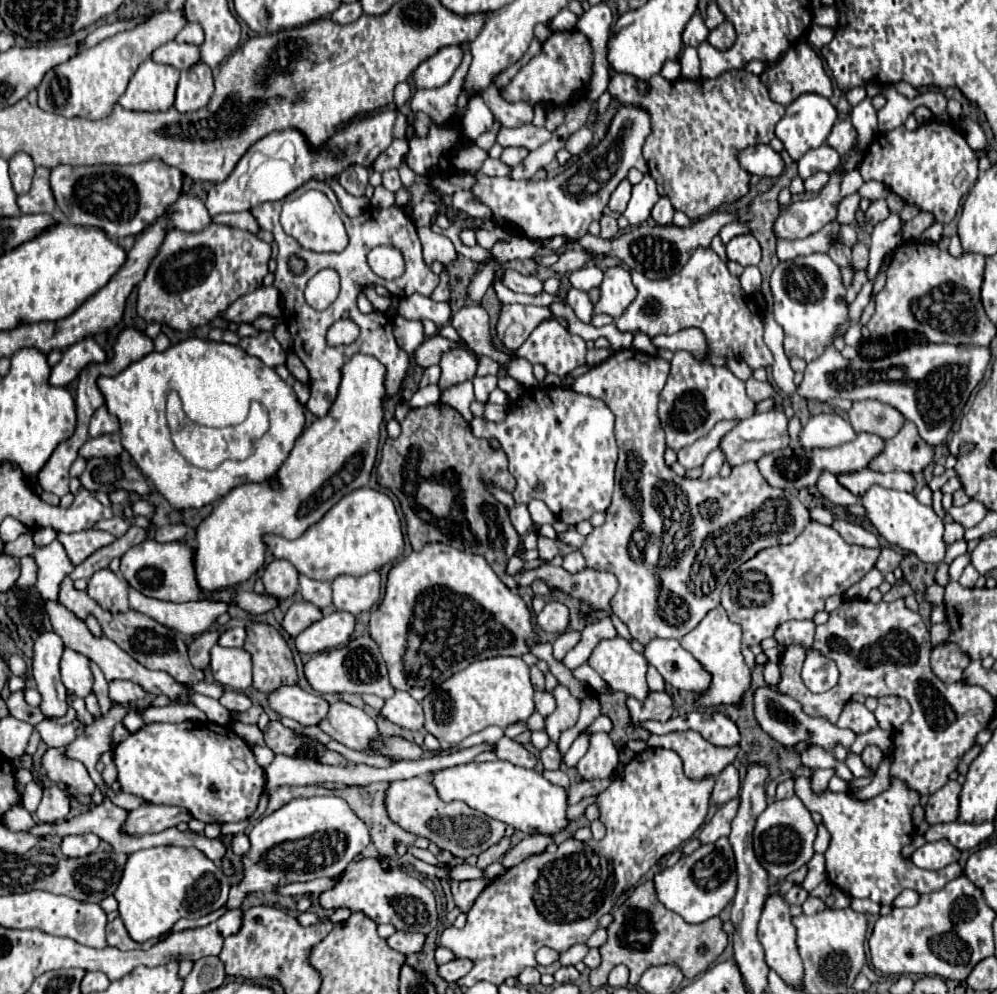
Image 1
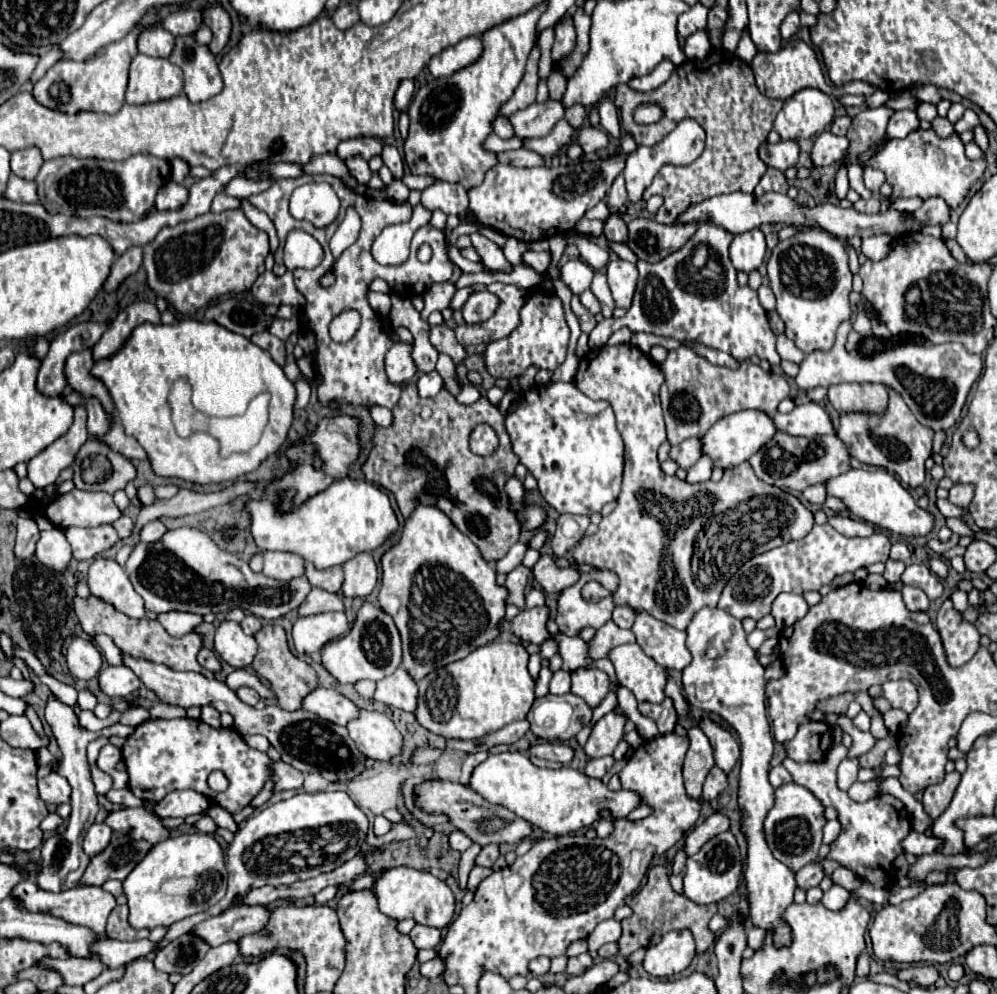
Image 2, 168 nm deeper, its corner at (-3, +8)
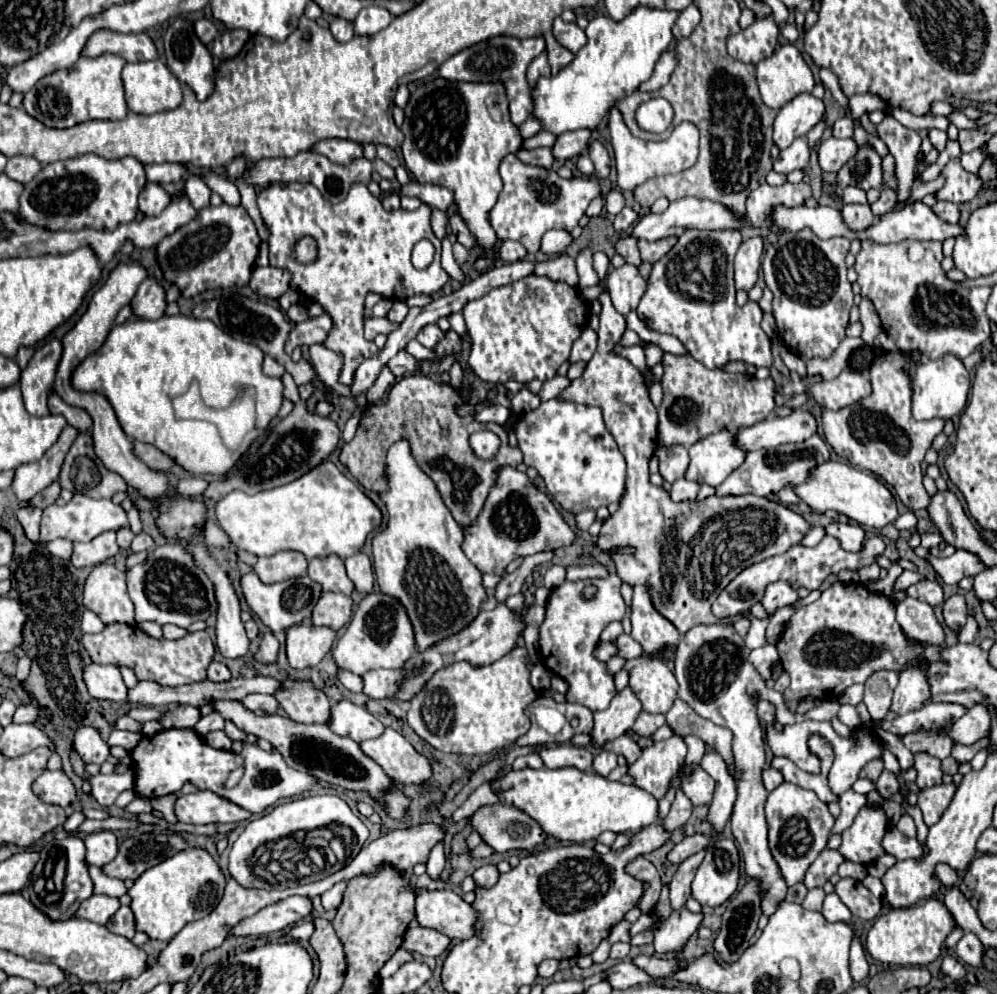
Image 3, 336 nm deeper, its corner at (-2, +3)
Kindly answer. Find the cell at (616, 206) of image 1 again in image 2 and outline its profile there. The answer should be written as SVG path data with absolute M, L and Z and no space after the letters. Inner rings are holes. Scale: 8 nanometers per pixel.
M618 175L610 193L608 193L608 199L606 199L608 207L614 207L614 209L620 209L624 203L626 203L626 185L624 185L624 175Z

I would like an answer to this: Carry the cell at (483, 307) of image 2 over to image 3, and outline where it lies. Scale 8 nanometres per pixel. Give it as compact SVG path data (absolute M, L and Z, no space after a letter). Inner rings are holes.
M529 274L523 280L493 288L487 296L479 300L471 300L463 308L463 318L467 322L469 336L471 336L468 360L473 372L483 382L489 382L489 384L505 384L509 380L529 384L535 378L545 382L557 374L557 368L567 360L573 342L581 336L583 324L587 324L589 320L589 304L585 308L585 300L579 296L577 288L573 288L573 296L571 296L569 284L555 282L547 276Z

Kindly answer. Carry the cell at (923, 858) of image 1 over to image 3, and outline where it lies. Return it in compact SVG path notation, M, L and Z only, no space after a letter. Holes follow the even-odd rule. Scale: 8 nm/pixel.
M891 826L887 834L881 838L881 846L887 854L895 856L897 860L909 860L921 856L921 844L917 842L917 838L903 836L895 826Z

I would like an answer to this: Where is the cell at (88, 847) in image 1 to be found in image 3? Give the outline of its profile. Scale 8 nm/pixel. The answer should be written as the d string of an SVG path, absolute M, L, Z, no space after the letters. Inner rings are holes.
M101 830L85 836L85 860L93 866L107 866L117 856L117 838L113 832Z

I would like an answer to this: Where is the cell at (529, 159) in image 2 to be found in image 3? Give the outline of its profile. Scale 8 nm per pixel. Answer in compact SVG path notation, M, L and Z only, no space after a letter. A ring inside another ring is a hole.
M521 148L517 152L517 156L525 164L535 164L535 166L543 166L543 168L551 168L553 162L555 162L555 158L551 154L551 148L533 148L533 150Z

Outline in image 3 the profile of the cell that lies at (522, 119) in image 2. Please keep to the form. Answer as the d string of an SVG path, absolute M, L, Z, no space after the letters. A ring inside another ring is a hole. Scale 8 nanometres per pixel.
M495 36L481 44L461 50L459 54L451 56L447 62L441 64L439 74L445 80L453 82L497 82L505 84L505 96L511 104L511 122L521 126L527 120L527 108L531 108L531 96L527 96L527 66L539 52L543 52L545 40L543 38L527 38L519 40L513 36Z

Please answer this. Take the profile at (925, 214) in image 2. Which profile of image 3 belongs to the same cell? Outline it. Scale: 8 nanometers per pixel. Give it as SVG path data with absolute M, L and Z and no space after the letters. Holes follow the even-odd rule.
M939 200L935 206L933 206L933 212L941 218L941 220L947 220L951 224L957 224L959 222L959 204L953 204L953 202L943 202Z

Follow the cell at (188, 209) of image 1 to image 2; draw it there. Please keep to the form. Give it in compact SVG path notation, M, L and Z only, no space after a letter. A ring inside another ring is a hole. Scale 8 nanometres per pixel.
M166 183L156 195L156 209L158 211L176 211L188 203L188 189L180 183Z

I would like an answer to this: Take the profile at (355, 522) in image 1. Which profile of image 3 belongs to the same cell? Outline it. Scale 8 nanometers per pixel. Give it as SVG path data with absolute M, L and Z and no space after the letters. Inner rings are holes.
M323 462L319 464L319 468L313 468L311 472L307 472L307 476L301 476L299 480L257 492L253 496L235 490L215 504L215 516L219 526L229 534L231 542L239 550L251 552L255 556L273 556L275 552L297 550L305 554L307 560L329 554L335 554L339 558L353 556L355 552L361 550L367 534L381 526L381 518L383 518L379 508L357 488L355 482L345 478L333 462Z

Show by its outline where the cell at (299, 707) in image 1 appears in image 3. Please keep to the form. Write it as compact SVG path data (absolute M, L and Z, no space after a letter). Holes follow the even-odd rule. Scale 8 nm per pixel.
M347 700L333 704L329 728L339 736L355 740L357 744L369 738L379 738L385 732L385 726L371 712Z

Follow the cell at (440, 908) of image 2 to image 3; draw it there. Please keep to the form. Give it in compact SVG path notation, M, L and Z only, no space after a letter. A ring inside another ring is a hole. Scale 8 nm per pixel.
M417 888L415 916L421 926L439 930L453 940L467 940L475 934L477 910L453 890Z

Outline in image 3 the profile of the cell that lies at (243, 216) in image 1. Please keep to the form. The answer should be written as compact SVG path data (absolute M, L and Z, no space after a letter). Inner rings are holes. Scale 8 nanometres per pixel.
M189 176L185 178L185 188L183 188L185 196L189 198L191 206L195 210L203 208L203 206L209 206L209 196L211 196L211 190L207 188L207 184L203 180L197 180L195 176Z

